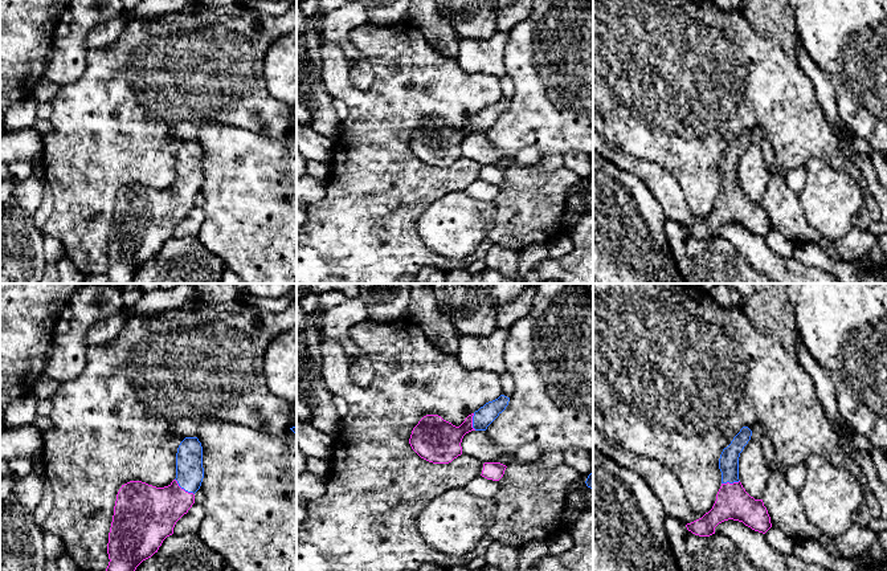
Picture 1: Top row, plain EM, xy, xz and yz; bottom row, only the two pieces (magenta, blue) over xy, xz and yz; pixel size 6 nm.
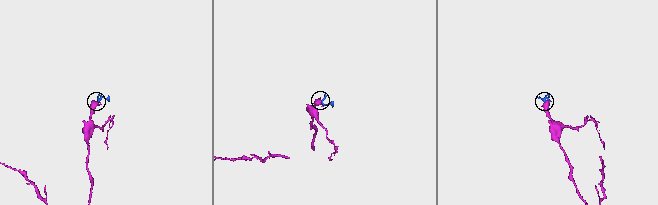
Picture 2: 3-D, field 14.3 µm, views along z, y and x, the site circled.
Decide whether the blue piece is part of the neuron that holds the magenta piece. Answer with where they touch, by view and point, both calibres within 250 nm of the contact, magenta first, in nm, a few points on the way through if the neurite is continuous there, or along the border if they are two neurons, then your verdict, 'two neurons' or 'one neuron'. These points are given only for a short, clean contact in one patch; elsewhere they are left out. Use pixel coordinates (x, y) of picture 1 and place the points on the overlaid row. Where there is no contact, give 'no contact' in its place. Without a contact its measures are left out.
contact xy (183, 489); calibres 320 and 170 nm; way xy (150, 513), (166, 506), (183, 489), (188, 481), (189, 472); one neuron

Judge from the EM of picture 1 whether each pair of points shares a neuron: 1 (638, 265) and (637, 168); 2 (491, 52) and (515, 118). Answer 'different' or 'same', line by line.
1: different
2: different

